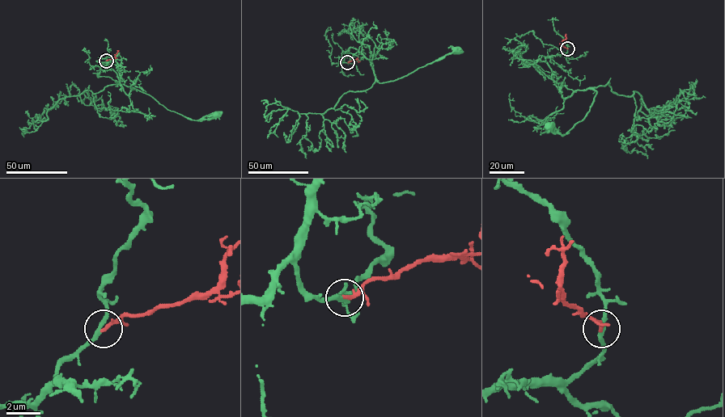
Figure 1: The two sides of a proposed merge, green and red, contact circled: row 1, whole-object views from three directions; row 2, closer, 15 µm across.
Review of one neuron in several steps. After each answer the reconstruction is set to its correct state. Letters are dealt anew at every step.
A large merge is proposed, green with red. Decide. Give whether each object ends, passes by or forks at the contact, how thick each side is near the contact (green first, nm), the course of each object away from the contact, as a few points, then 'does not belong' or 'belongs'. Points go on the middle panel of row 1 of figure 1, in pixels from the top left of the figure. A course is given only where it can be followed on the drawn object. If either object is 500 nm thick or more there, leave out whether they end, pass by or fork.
green passes by; red ends; calibres 240 and 240 nm; course green (347, 62), (344, 60), (345, 52), (354, 48), (368, 60), (376, 80), (383, 82), (406, 76), (456, 50); course red (347, 62), (356, 60), (360, 61); belongs

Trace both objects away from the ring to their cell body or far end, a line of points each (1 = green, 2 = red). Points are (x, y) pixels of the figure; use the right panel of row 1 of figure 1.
1: (567, 49), (545, 57), (558, 92), (563, 98), (577, 90), (596, 93), (587, 115), (566, 134), (549, 127)
2: (567, 49), (563, 44), (566, 34)

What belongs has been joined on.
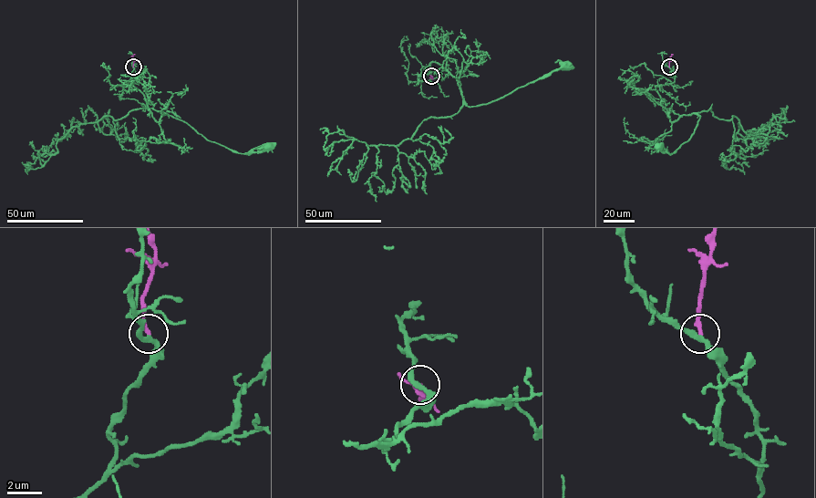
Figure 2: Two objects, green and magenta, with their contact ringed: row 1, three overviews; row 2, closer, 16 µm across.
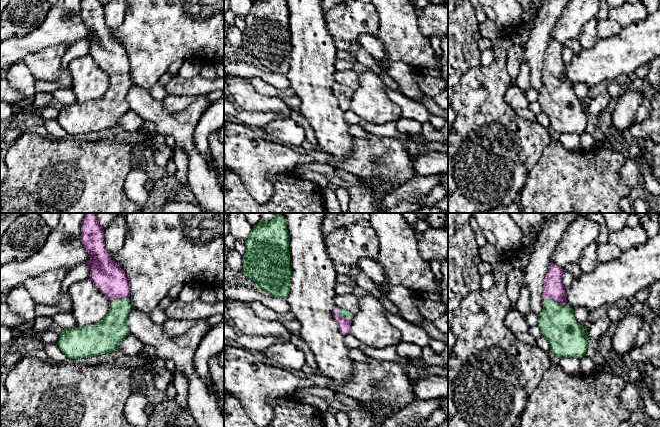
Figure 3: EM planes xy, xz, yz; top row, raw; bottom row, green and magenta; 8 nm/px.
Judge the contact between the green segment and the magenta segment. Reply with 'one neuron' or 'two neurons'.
one neuron

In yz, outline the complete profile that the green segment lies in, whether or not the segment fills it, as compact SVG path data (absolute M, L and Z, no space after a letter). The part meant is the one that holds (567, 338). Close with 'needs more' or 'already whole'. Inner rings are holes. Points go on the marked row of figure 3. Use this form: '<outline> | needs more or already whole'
M553 262L550 263L543 285L543 309L538 315L537 325L559 359L580 359L586 354L587 336L583 326L575 319L574 310L566 302L563 271Z | needs more

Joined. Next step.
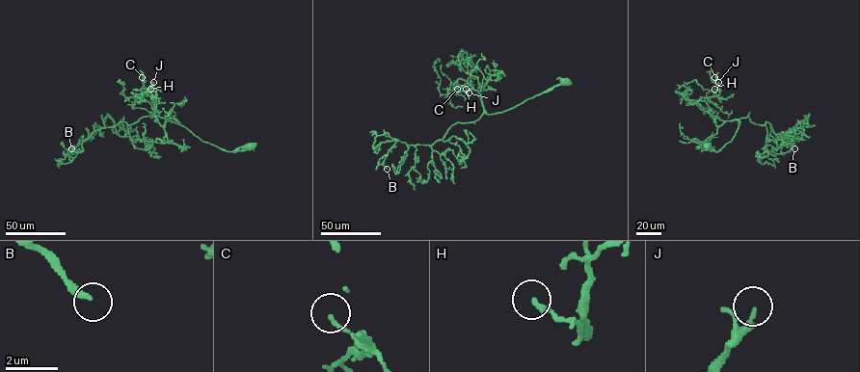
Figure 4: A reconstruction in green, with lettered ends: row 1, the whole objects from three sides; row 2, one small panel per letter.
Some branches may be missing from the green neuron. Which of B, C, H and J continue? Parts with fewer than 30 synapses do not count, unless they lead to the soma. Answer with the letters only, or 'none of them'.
B

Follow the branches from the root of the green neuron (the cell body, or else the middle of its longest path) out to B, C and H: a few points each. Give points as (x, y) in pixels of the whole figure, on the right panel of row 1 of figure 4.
B: (708, 146), (718, 151), (735, 135), (738, 119), (748, 116), (770, 125), (766, 151), (794, 148)
C: (708, 146), (718, 151), (739, 122), (713, 121), (705, 98), (719, 93), (714, 77)
H: (708, 146), (718, 151), (739, 122), (713, 121), (705, 98), (719, 93), (714, 89)

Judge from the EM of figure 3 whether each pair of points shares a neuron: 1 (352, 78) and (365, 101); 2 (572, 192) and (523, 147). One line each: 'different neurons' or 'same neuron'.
1: different neurons
2: different neurons

